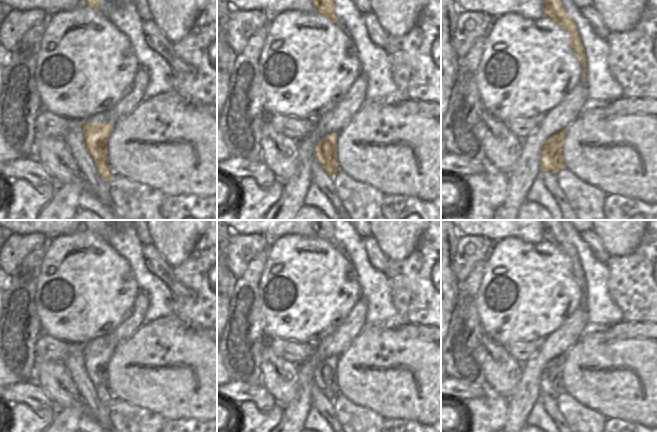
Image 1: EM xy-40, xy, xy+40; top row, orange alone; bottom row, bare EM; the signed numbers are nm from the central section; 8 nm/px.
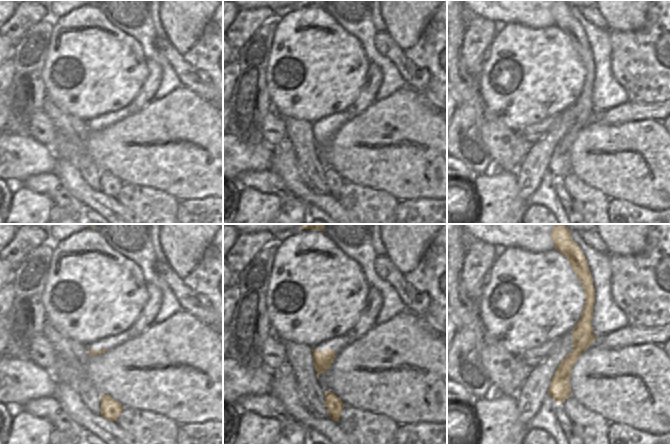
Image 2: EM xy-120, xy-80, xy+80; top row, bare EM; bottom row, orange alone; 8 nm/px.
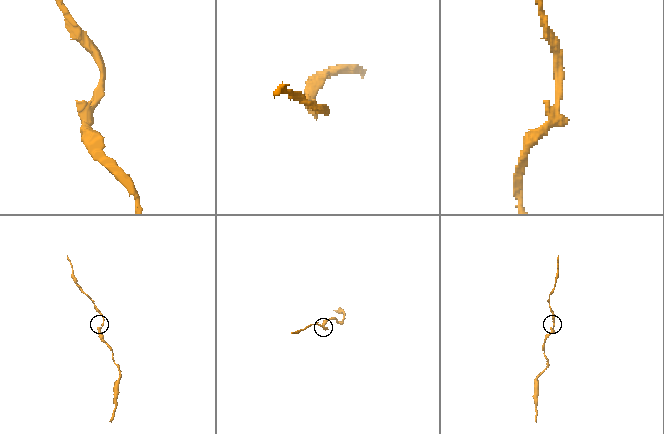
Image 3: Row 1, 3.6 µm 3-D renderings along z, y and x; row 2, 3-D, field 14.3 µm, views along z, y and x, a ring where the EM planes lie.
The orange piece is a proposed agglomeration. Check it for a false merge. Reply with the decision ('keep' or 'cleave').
keep

